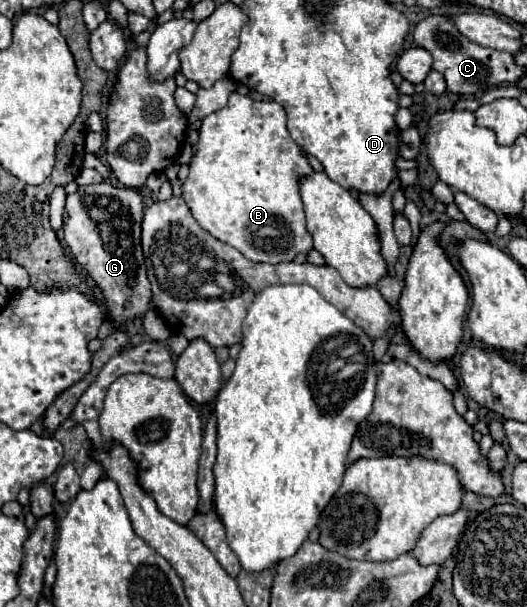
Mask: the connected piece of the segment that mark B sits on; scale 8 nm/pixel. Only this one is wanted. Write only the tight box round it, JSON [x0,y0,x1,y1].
[183,92,313,264]

